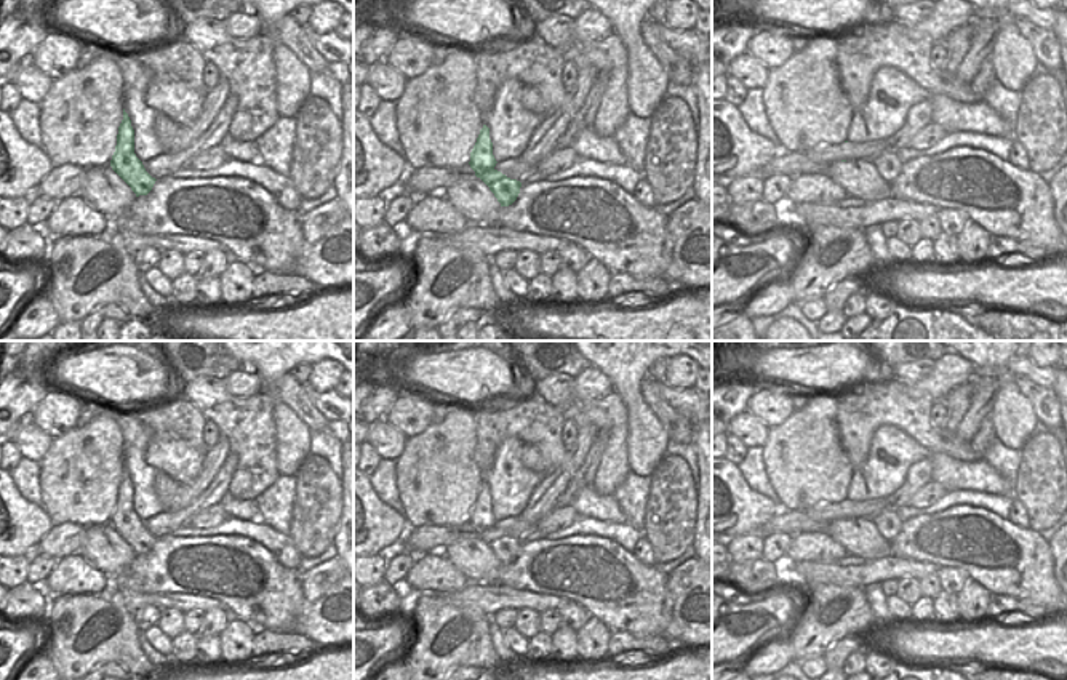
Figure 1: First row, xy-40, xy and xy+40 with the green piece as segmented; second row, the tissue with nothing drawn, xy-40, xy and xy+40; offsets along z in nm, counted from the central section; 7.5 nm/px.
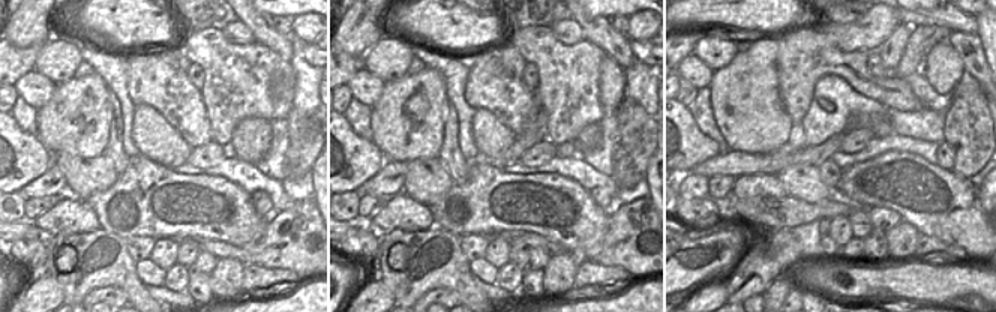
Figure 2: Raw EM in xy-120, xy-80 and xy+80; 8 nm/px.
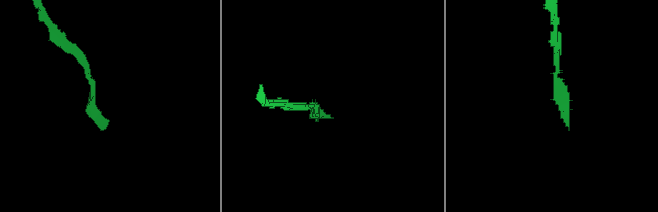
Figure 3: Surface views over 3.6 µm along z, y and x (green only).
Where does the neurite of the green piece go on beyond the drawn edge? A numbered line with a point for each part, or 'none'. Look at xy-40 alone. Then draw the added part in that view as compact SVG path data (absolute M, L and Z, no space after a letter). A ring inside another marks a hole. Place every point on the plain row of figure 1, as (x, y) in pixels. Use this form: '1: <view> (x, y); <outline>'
none

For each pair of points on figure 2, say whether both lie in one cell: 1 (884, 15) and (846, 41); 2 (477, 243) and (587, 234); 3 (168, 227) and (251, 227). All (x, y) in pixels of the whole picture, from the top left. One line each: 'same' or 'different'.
1: same
2: different
3: same

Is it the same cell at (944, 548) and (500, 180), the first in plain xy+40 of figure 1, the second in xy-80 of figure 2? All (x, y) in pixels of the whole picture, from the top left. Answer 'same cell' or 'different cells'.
same cell

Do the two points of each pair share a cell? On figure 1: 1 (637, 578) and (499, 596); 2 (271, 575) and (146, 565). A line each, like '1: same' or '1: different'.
1: different
2: same

